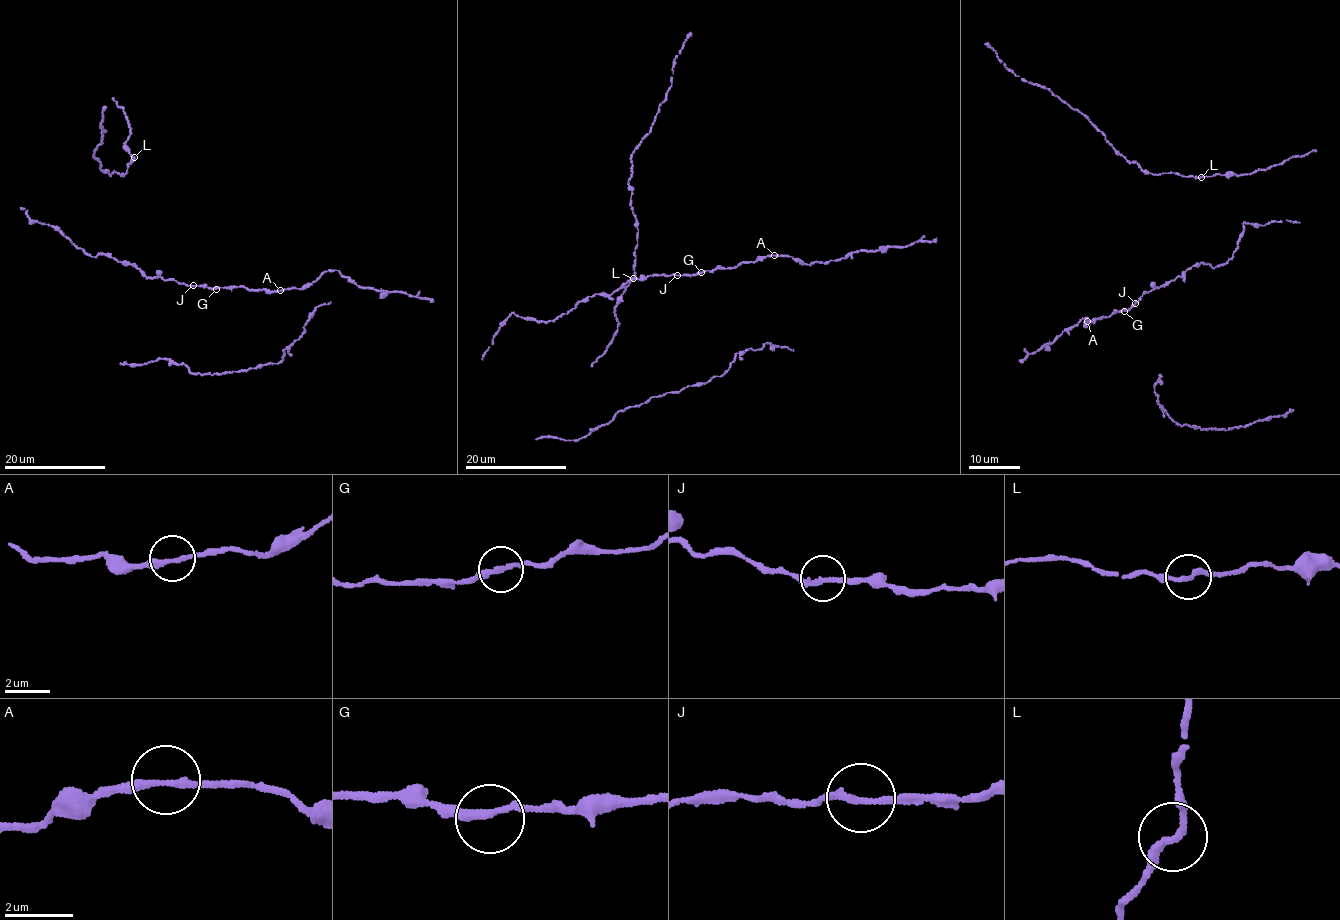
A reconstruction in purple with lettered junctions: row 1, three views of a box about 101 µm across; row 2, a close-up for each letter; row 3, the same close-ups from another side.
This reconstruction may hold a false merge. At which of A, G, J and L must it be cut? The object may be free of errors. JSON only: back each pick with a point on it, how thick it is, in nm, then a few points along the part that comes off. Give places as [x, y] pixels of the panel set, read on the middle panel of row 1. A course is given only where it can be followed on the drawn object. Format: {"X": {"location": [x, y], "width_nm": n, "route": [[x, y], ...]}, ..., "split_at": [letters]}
{"split_at": []}

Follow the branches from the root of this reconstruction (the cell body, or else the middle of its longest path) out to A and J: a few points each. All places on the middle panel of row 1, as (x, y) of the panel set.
A: (696, 273), (735, 268), (743, 262), (774, 255)
J: (696, 273), (677, 275)

